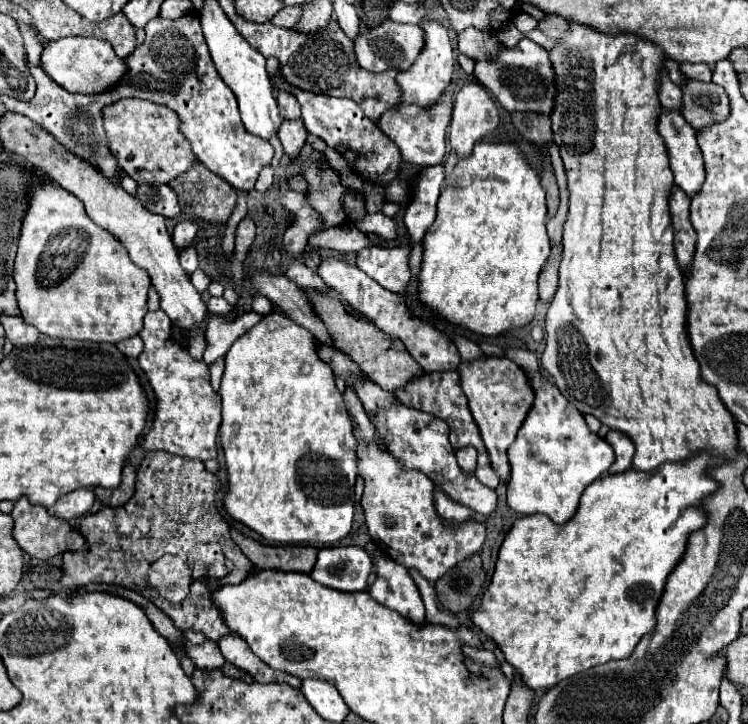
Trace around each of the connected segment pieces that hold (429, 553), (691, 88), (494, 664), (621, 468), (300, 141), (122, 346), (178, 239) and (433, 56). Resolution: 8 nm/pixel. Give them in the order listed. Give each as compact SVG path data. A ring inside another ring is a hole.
M346 385L344 403L352 419L354 437L358 441L358 477L364 479L362 507L372 541L390 559L408 569L416 567L430 583L436 583L450 567L480 551L486 537L484 525L466 523L466 527L458 527L458 531L442 527L442 519L434 515L434 483L430 483L422 471L402 469L390 451L380 449L376 429L354 387Z
M686 79L686 83L680 89L682 89L680 113L694 129L726 119L730 109L728 95L720 85Z
M464 645L462 651L467 657L473 659L477 663L484 664L491 668L501 669L501 665L491 650L477 649L469 645Z
M608 431L606 441L612 445L612 449L616 453L616 459L614 459L612 467L608 469L608 473L624 473L624 471L628 471L630 465L632 465L632 457L634 457L632 441L626 435L622 435L620 431Z
M298 119L298 121L284 121L280 131L278 131L278 137L282 141L282 147L284 147L284 153L290 157L290 159L296 159L300 149L304 147L306 143L306 137L308 137L308 131L304 127L304 123Z
M136 335L136 337L130 337L122 343L116 343L116 347L126 355L126 357L138 357L142 353L142 339Z
M180 221L180 223L176 223L176 227L172 231L172 241L178 249L184 249L194 243L196 233L198 233L198 227L194 225L194 221Z
M424 17L420 21L420 27L424 31L424 47L420 51L420 55L416 57L414 65L404 71L404 73L398 73L398 85L402 87L404 95L402 95L402 103L410 105L410 103L416 103L416 105L434 105L436 99L440 99L442 91L452 83L452 71L454 71L454 51L452 51L452 43L450 43L450 33L448 29L444 29L440 23Z

